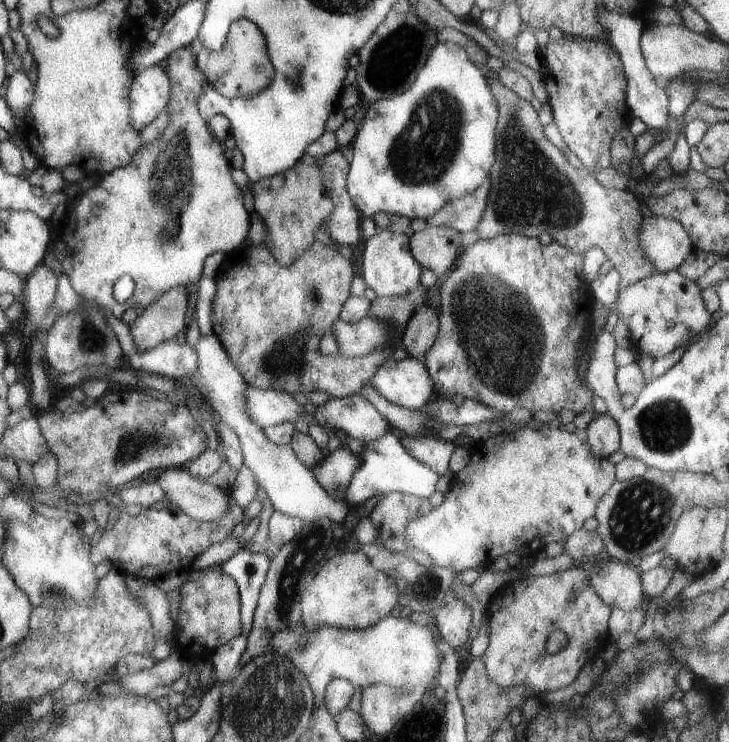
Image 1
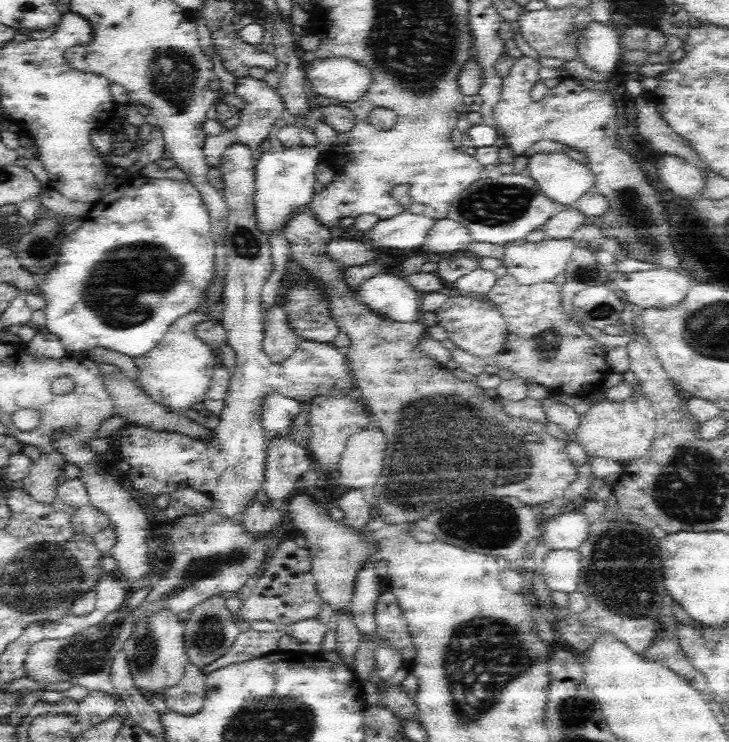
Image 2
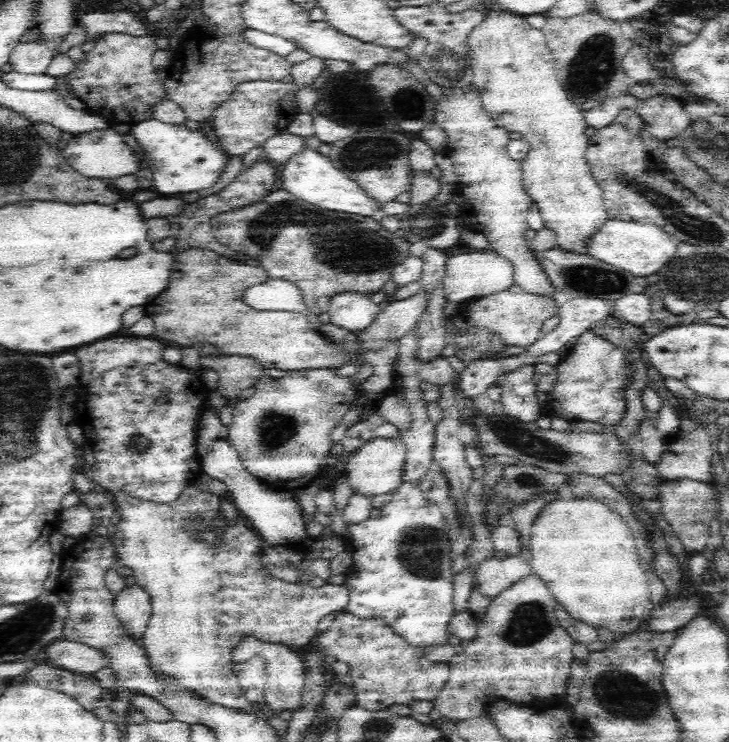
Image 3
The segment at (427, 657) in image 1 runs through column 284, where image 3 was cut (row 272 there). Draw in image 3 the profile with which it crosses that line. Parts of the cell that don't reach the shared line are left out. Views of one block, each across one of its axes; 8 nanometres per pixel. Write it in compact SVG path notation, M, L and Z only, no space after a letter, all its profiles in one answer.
M608 219L591 243L590 257L620 268L633 276L650 277L668 266L678 252L679 241L664 233L658 226L642 222L622 222Z

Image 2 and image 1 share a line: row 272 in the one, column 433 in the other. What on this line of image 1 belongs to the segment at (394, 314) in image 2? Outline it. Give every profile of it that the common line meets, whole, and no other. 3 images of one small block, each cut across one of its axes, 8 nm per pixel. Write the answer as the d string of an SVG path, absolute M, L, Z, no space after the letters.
M391 357L375 368L365 388L375 390L377 396L389 404L407 410L418 410L428 404L434 386L422 359L407 357L395 362Z

